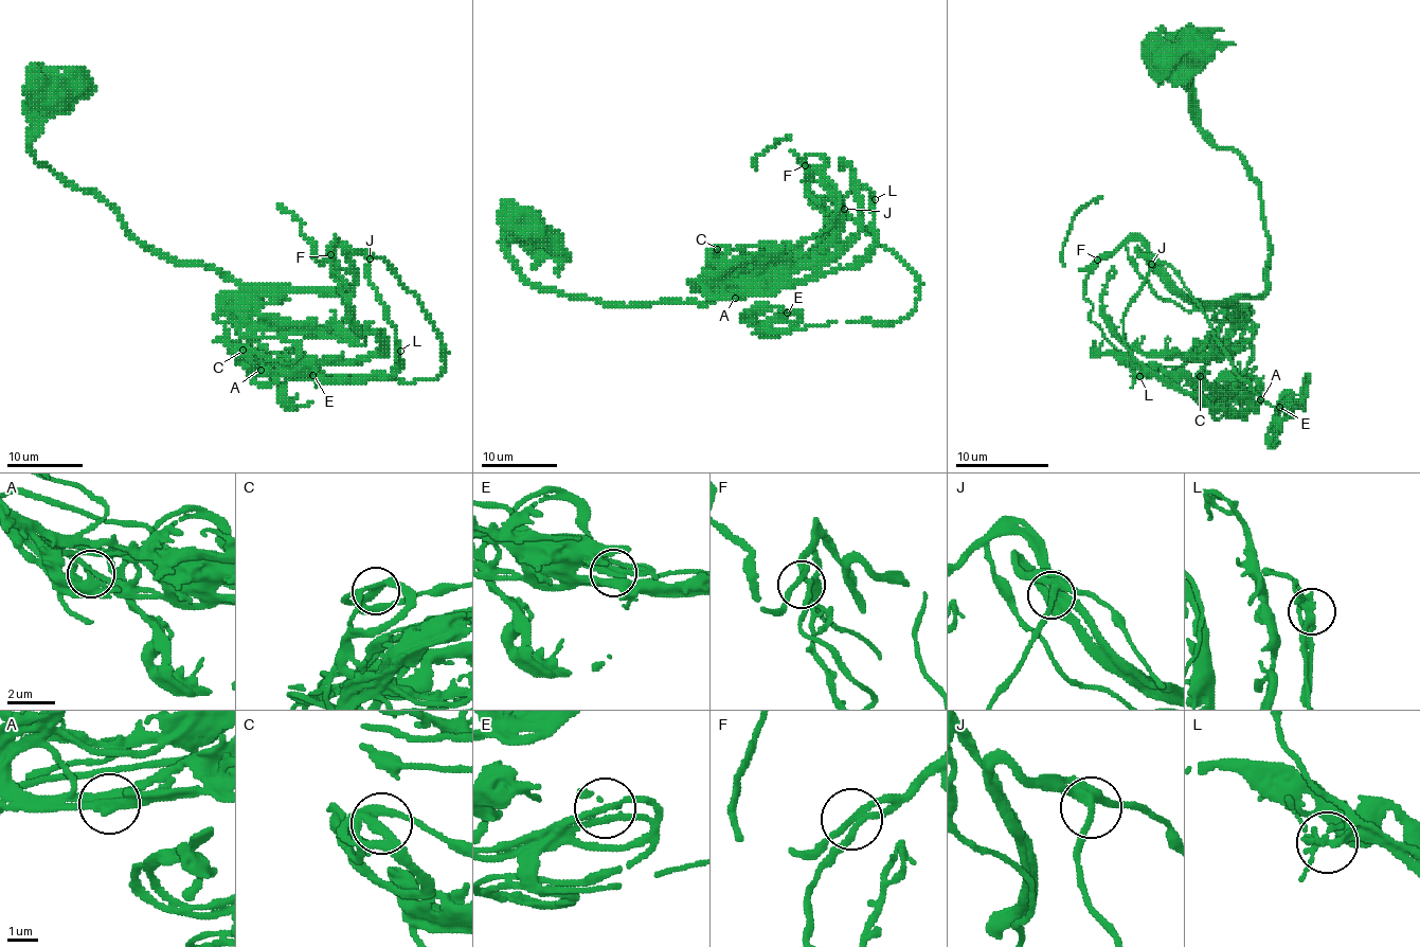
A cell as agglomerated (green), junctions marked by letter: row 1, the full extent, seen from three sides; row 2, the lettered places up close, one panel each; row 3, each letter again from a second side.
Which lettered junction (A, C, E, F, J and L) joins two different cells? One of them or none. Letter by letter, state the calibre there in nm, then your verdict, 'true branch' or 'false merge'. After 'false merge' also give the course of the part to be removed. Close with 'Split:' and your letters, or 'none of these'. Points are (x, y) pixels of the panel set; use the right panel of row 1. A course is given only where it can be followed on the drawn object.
A: 260 nm thick; true branch
C: 260 nm thick; true branch
E: 220 nm thick; true branch
F: 190 nm thick; true branch
J: 260 nm thick; true branch
L: 240 nm thick; true branch
Split: none of these

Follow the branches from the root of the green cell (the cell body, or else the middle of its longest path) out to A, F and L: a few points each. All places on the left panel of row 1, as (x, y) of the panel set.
A: (47, 89), (29, 146), (39, 163), (158, 251), (285, 289), (226, 323), (259, 369)
F: (47, 89), (29, 150), (93, 190), (140, 242), (247, 285), (345, 289), (353, 263), (338, 239), (330, 254)
L: (47, 89), (29, 150), (140, 242), (247, 285), (292, 289), (345, 289), (351, 247), (370, 261), (400, 350)

